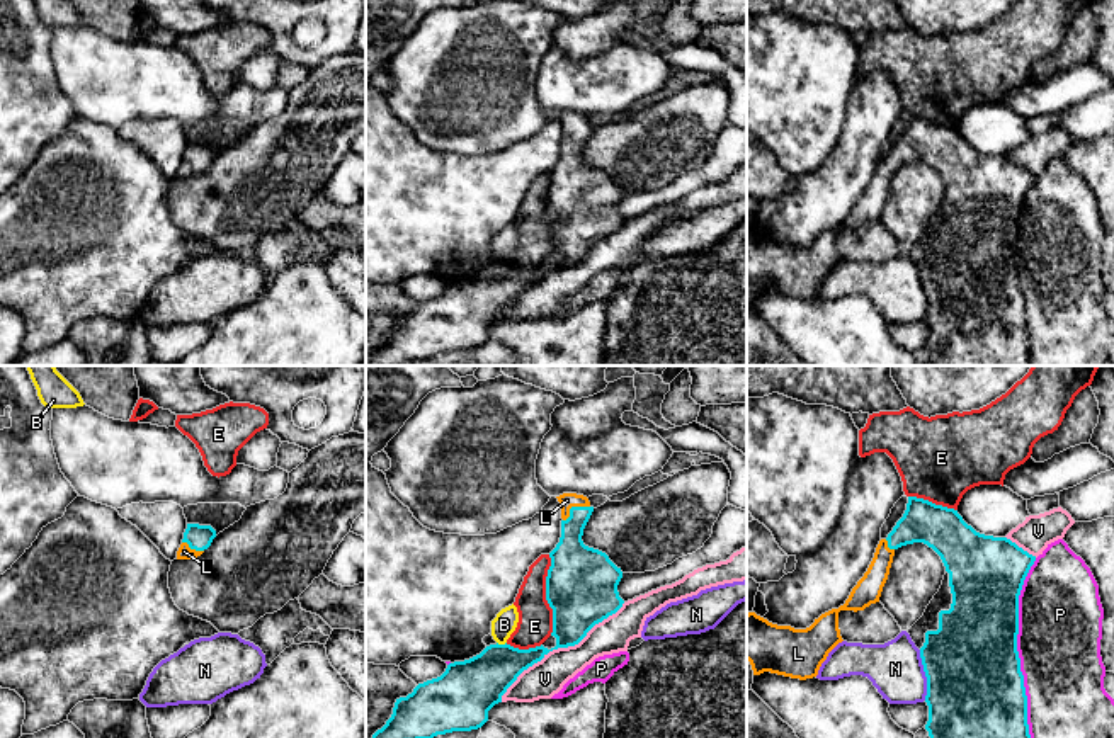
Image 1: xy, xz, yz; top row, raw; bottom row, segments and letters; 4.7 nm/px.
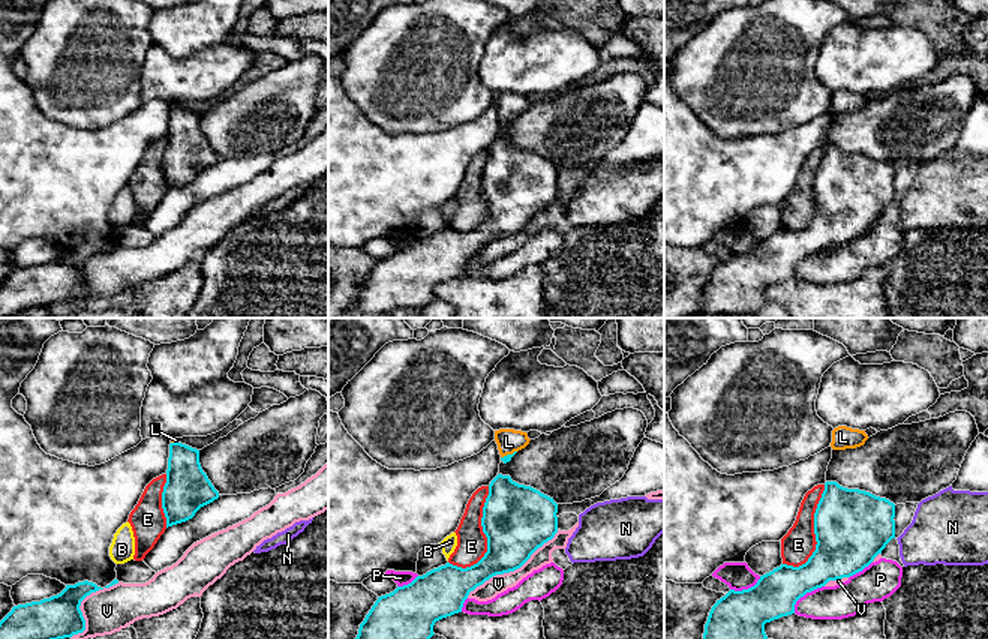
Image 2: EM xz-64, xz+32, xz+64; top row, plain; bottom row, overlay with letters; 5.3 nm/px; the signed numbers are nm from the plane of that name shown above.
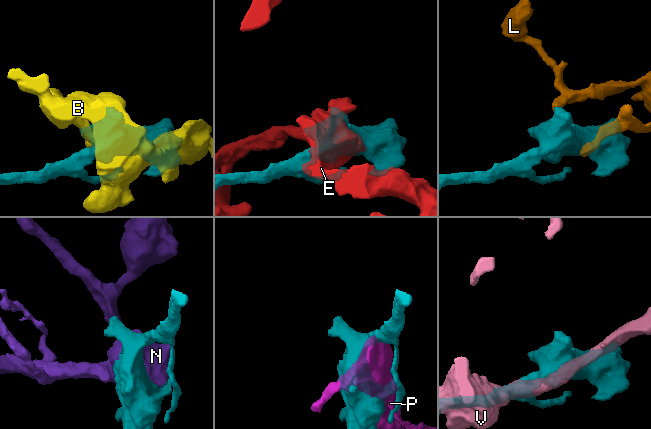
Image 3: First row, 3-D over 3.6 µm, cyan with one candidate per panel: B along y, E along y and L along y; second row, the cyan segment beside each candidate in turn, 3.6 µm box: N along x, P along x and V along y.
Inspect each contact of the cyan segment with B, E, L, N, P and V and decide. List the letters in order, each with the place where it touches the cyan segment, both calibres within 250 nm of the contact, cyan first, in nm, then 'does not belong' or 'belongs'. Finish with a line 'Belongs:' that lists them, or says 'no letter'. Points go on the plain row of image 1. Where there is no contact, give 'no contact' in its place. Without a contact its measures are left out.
B: meets cyan in xz at (502, 264); 260 nm thick on the cyan side, 110 nm on the other; does not belong
E: meets cyan in xz at (546, 215); 340 nm thick on the cyan side, 170 nm on the other; does not belong
L: meets cyan in xz at (574, 126); 190 nm thick on the cyan side, 80 nm on the other; belongs
N: meets cyan in yz at (926, 295); 460 nm thick on the cyan side, 260 nm on the other; does not belong
P: meets cyan in yz at (1017, 271); 460 nm thick on the cyan side, 400 nm on the other; does not belong
V: meets cyan in xz at (558, 266); 280 nm thick on the cyan side, 170 nm on the other; does not belong
Belongs: L

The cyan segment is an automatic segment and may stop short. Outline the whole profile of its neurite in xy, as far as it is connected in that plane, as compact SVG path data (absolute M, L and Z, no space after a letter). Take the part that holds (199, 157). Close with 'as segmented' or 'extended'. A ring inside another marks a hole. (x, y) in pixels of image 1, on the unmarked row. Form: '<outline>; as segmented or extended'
M187 143L177 179L190 179L201 175L216 156L211 145Z; extended

